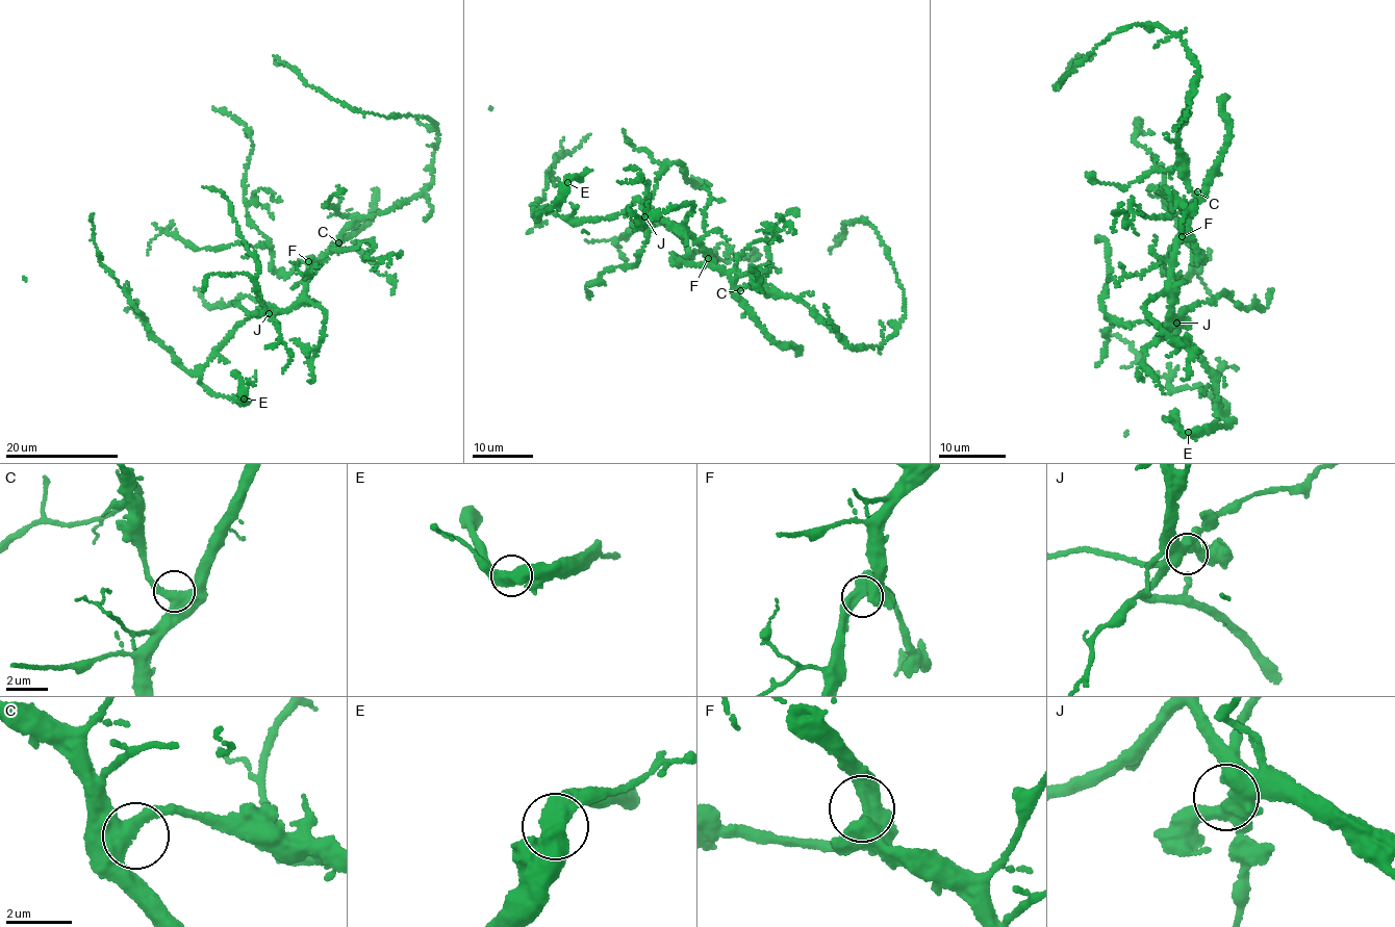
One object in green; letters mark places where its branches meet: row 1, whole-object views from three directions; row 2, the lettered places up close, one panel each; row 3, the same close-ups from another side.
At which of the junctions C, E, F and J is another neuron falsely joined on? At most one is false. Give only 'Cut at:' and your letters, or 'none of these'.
Cut at: E

